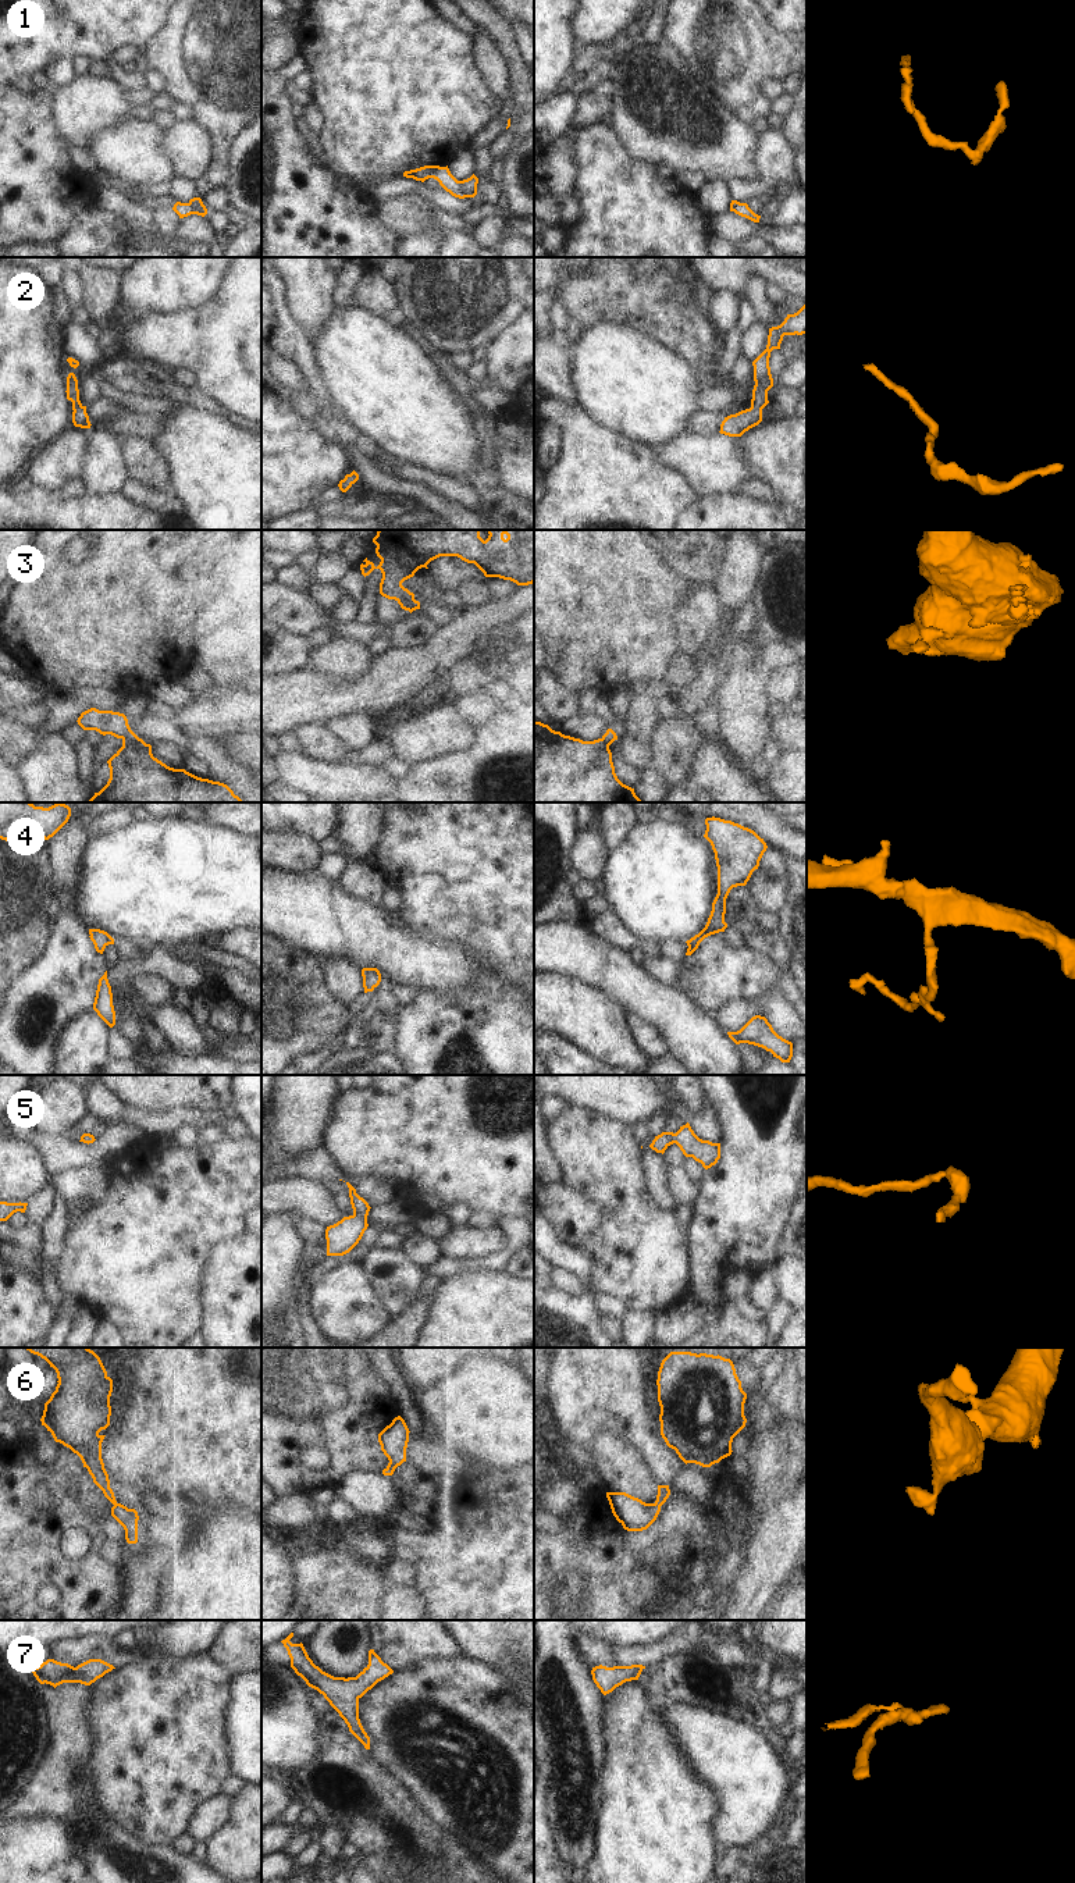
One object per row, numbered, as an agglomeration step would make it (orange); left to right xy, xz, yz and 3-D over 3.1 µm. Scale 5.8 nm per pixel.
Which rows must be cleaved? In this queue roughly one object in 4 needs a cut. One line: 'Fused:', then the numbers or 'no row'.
Fused: 1, 3

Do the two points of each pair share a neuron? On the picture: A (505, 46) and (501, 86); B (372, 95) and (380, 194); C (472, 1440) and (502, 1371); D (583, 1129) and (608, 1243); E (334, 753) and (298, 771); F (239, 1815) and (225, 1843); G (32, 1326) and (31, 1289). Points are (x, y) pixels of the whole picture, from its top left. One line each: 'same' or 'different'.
A: different
B: different
C: same
D: same
E: different
F: same
G: same

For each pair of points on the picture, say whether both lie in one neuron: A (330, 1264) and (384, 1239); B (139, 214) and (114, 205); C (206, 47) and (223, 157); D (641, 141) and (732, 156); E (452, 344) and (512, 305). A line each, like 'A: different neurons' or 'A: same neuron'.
A: different neurons
B: same neuron
C: same neuron
D: same neuron
E: same neuron

